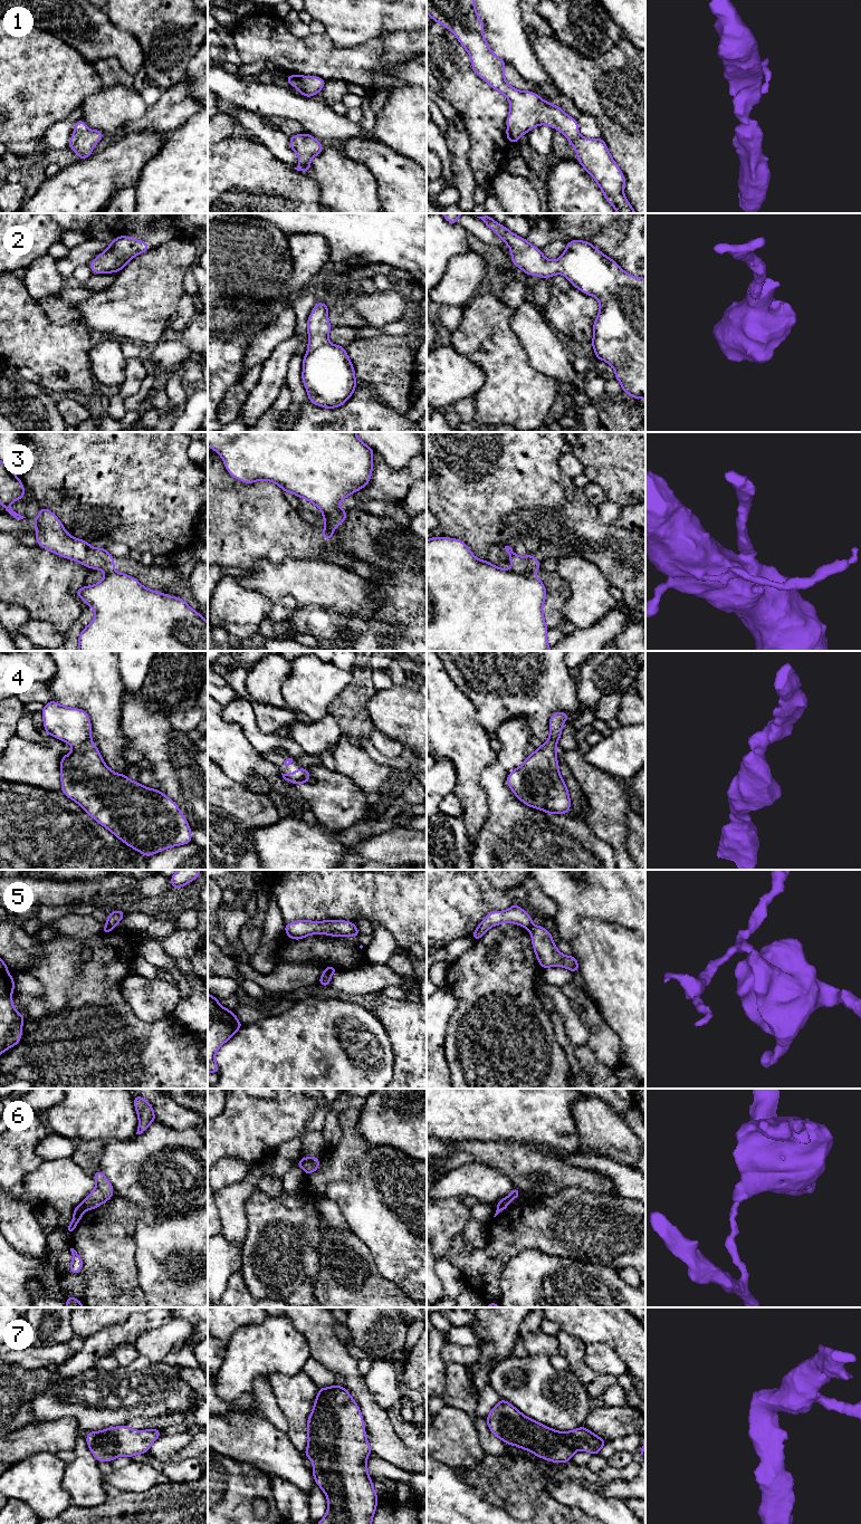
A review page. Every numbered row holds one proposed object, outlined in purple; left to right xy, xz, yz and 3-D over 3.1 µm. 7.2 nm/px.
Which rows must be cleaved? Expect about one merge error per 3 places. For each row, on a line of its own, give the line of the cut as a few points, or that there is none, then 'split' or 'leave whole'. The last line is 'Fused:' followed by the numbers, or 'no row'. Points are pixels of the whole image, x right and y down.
1: no cut; leave whole
2: no cut; leave whole
3: cut in yz along (510, 567), (519, 573), (533, 573); split
4: no cut; leave whole
5: cut in xz along (324, 969), (331, 975); split
6: cut in xy along (82, 1203), (82, 1207), (85, 1210); split
7: no cut; leave whole
Fused: 3, 5, 6

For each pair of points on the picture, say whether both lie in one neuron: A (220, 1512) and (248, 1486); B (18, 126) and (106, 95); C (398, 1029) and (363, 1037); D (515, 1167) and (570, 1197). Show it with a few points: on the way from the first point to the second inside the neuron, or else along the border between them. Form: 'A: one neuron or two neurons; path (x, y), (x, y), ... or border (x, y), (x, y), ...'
A: one neuron; path (227, 1505), (241, 1491)
B: two neurons; border (103, 87), (96, 93), (91, 94), (79, 107)
C: two neurons; border (370, 1012), (382, 1025), (391, 1044), (393, 1056)
D: two neurons; border (584, 1189), (567, 1186), (536, 1199)

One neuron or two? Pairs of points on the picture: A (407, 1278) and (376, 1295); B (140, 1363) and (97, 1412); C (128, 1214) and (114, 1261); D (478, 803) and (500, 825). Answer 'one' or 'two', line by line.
A: two
B: one
C: one
D: two

